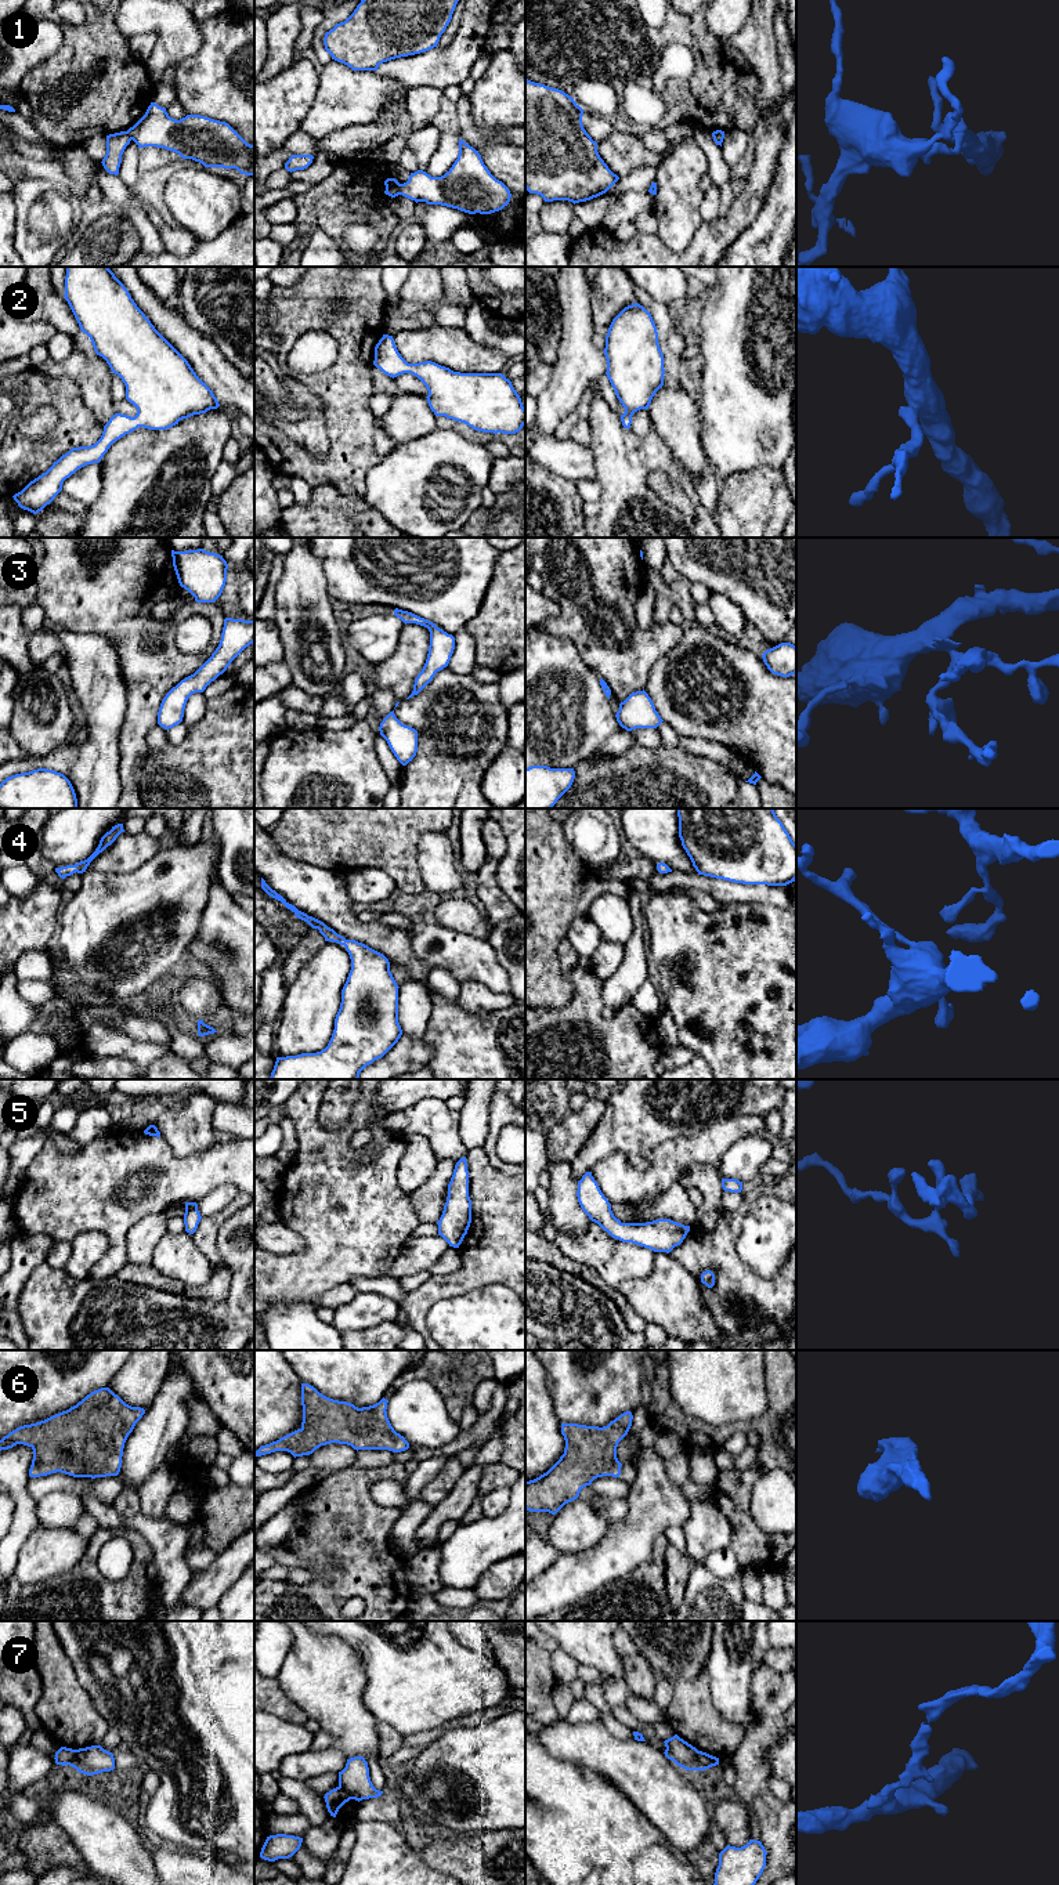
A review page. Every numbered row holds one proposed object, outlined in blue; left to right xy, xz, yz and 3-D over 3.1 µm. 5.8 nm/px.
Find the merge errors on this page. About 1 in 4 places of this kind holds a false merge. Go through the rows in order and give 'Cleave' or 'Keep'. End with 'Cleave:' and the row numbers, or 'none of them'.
1: Cleave
2: Keep
3: Keep
4: Keep
5: Keep
6: Keep
7: Cleave
Cleave: 1, 7

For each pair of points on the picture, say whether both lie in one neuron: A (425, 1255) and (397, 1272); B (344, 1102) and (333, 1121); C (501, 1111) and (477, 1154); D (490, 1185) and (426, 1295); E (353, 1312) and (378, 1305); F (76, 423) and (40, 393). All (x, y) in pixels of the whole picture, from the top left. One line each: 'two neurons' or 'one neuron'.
A: one neuron
B: one neuron
C: two neurons
D: one neuron
E: one neuron
F: one neuron

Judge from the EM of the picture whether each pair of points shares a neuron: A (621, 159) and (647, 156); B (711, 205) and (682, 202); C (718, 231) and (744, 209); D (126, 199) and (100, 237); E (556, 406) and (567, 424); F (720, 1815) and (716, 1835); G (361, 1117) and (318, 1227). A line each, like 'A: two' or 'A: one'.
A: one
B: two
C: one
D: two
E: two
F: two
G: one

